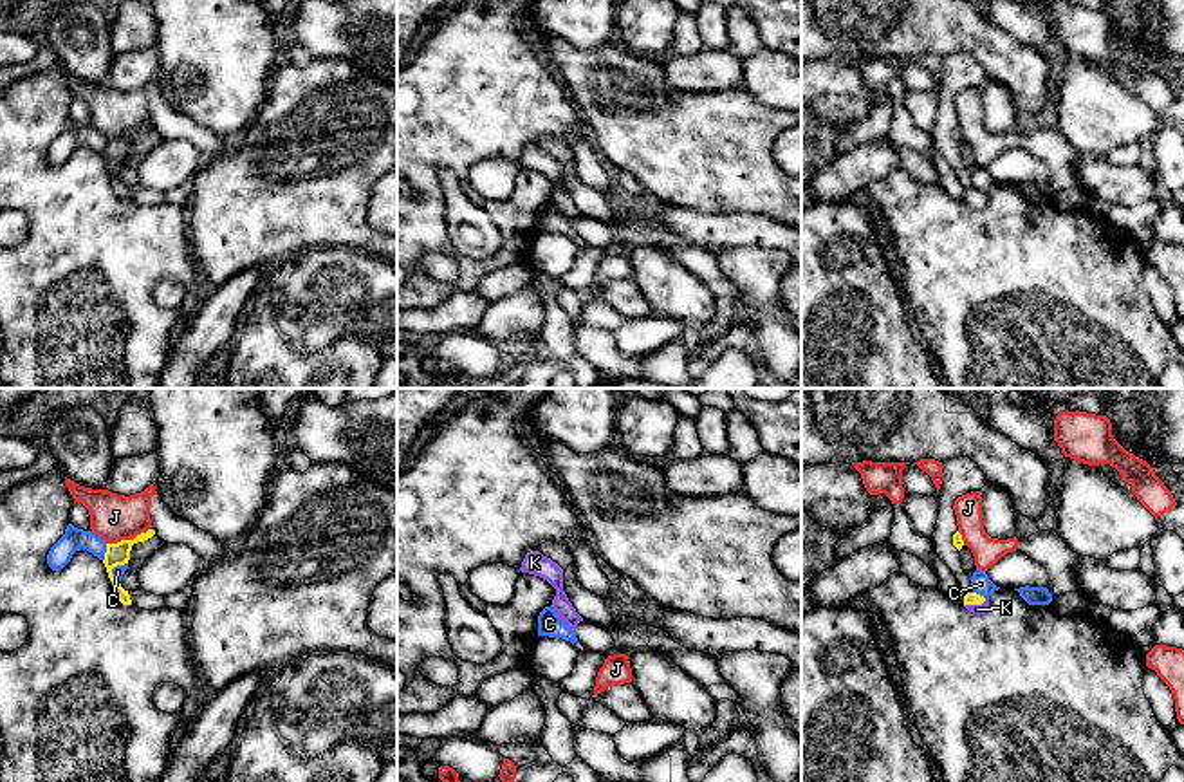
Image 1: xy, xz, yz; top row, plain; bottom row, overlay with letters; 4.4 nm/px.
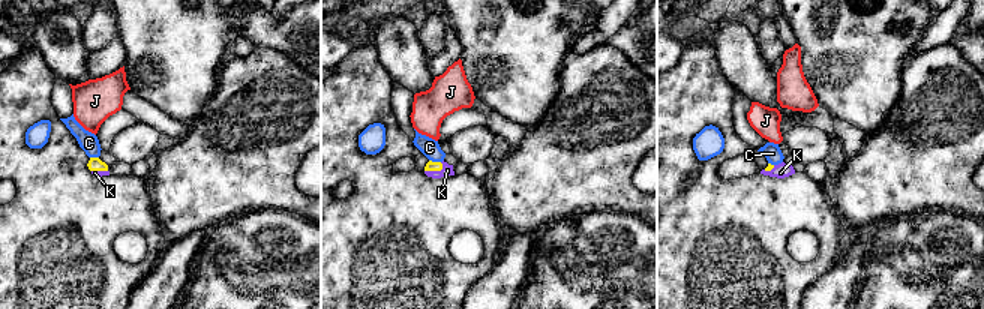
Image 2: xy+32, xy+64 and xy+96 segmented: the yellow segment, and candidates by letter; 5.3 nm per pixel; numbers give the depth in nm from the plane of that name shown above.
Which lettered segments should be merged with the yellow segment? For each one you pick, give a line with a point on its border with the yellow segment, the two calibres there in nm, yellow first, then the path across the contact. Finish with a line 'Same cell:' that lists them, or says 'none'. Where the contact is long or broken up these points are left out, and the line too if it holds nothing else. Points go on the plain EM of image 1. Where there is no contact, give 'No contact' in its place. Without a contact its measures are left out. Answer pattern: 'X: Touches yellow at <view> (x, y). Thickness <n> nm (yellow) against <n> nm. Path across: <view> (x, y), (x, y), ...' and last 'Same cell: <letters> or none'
K: Touches yellow at yz (975, 199). Thickness 60 nm (yellow) against 50 nm. Path across: yz (971, 194), (975, 199), (977, 204)
Same cell: K

